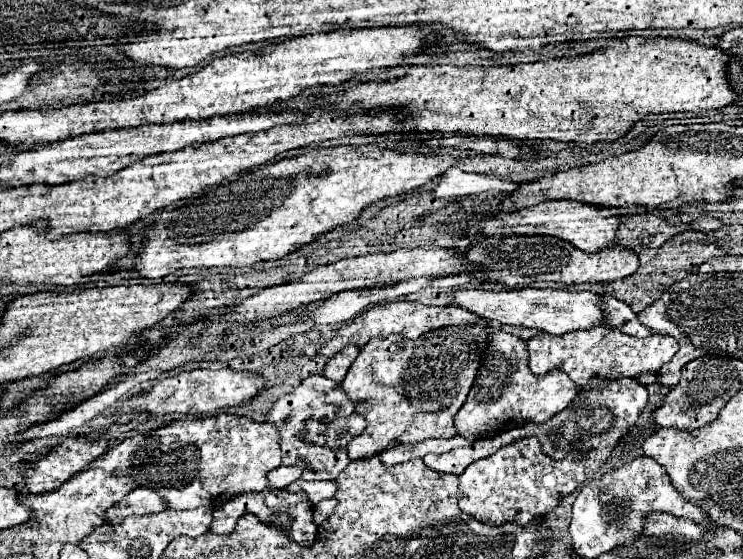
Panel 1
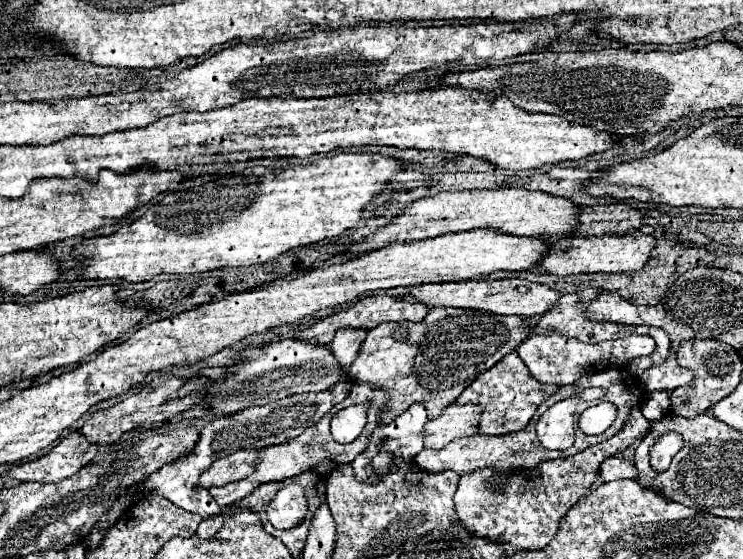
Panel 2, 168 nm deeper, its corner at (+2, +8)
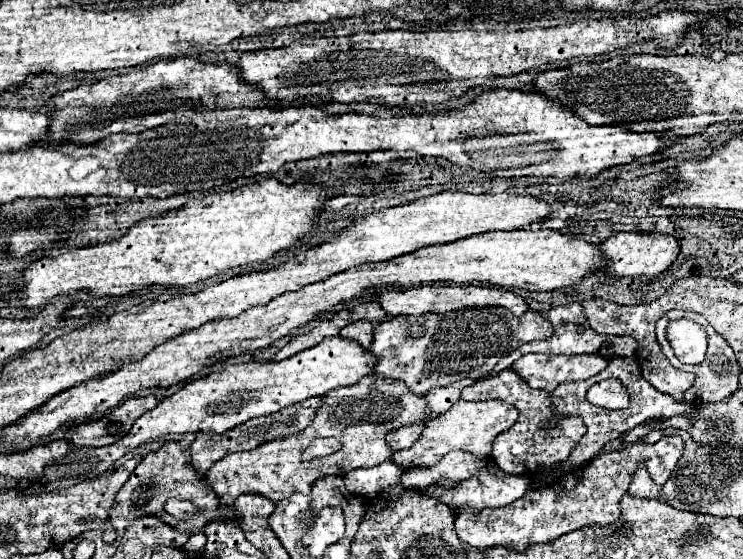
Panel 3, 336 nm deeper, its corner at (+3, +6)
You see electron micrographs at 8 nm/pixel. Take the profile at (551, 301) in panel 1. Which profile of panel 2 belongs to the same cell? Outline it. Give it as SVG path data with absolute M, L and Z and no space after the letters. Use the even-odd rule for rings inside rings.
M467 279L467 281L451 281L451 283L427 283L415 289L411 297L431 307L465 307L465 309L489 311L497 315L533 317L533 315L545 315L547 311L551 311L557 305L561 293L547 285L531 283L527 279L495 279L495 281Z

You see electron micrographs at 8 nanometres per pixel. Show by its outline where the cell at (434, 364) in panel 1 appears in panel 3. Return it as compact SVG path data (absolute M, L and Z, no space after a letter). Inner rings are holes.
M502 307L458 309L452 313L398 315L376 325L370 351L378 357L374 375L404 381L410 391L426 395L426 391L452 385L462 377L486 377L498 359L534 339L550 339L552 323L536 309L528 309L522 317L514 317Z

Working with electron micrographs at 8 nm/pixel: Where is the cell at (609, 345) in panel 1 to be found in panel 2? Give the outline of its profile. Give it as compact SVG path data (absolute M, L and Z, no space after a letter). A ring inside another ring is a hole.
M533 331L517 349L519 357L523 359L523 363L529 367L531 375L537 381L555 383L555 385L569 385L577 381L583 373L591 373L597 369L623 367L631 359L647 357L653 351L655 351L655 341L649 335L627 335L621 339L611 339L611 341L601 341L601 343L583 343L559 331L547 331L547 333Z

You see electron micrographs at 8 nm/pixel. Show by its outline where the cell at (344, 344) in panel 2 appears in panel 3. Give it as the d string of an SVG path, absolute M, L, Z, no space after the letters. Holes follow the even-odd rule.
M354 321L348 323L342 331L340 337L348 337L348 339L358 339L358 343L368 349L372 345L372 335L374 335L374 325L370 321Z

